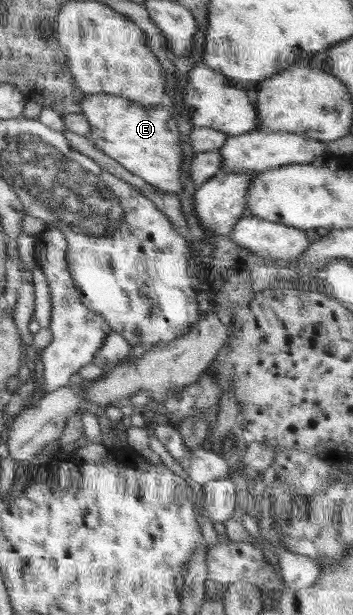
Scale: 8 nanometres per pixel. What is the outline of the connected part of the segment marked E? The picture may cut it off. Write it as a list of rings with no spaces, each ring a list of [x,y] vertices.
[[[86,94],[80,101],[80,106],[90,125],[87,137],[99,151],[155,188],[176,195],[185,191],[179,175],[183,159],[180,134],[167,103],[144,106],[121,96]]]

